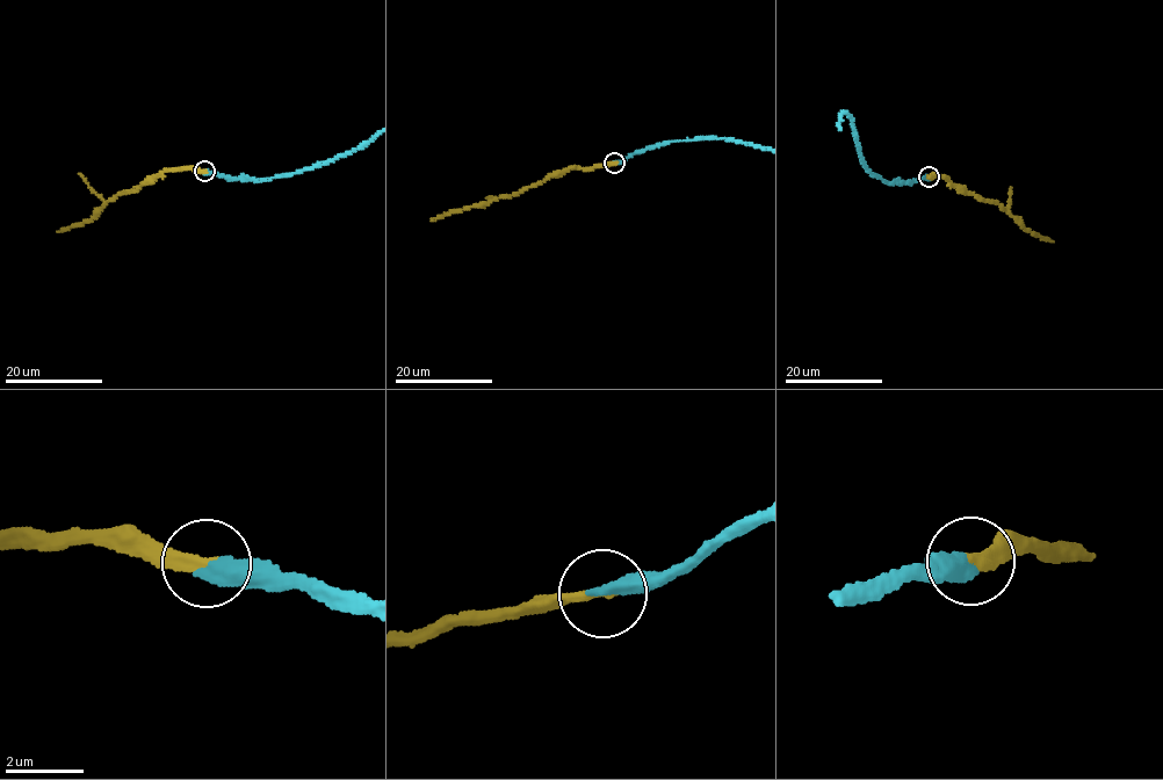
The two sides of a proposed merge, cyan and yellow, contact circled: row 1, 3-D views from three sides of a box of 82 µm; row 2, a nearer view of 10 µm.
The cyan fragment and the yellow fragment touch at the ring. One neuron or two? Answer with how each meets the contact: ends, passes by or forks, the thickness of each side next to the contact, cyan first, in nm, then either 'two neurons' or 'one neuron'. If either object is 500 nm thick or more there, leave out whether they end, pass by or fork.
cyan ends; yellow ends; calibres 400 and 280 nm; one neuron

